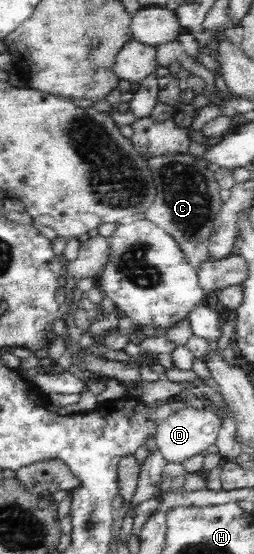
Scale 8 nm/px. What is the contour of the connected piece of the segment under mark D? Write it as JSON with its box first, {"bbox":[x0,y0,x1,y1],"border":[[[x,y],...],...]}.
{"bbox":[156,405,223,464],"border":[[[190,405],[182,406],[156,424],[156,443],[167,462],[180,464],[183,459],[194,454],[203,453],[211,444],[214,444],[219,430],[221,430],[221,424],[223,422],[216,409],[212,409],[207,405],[205,408]]]}

